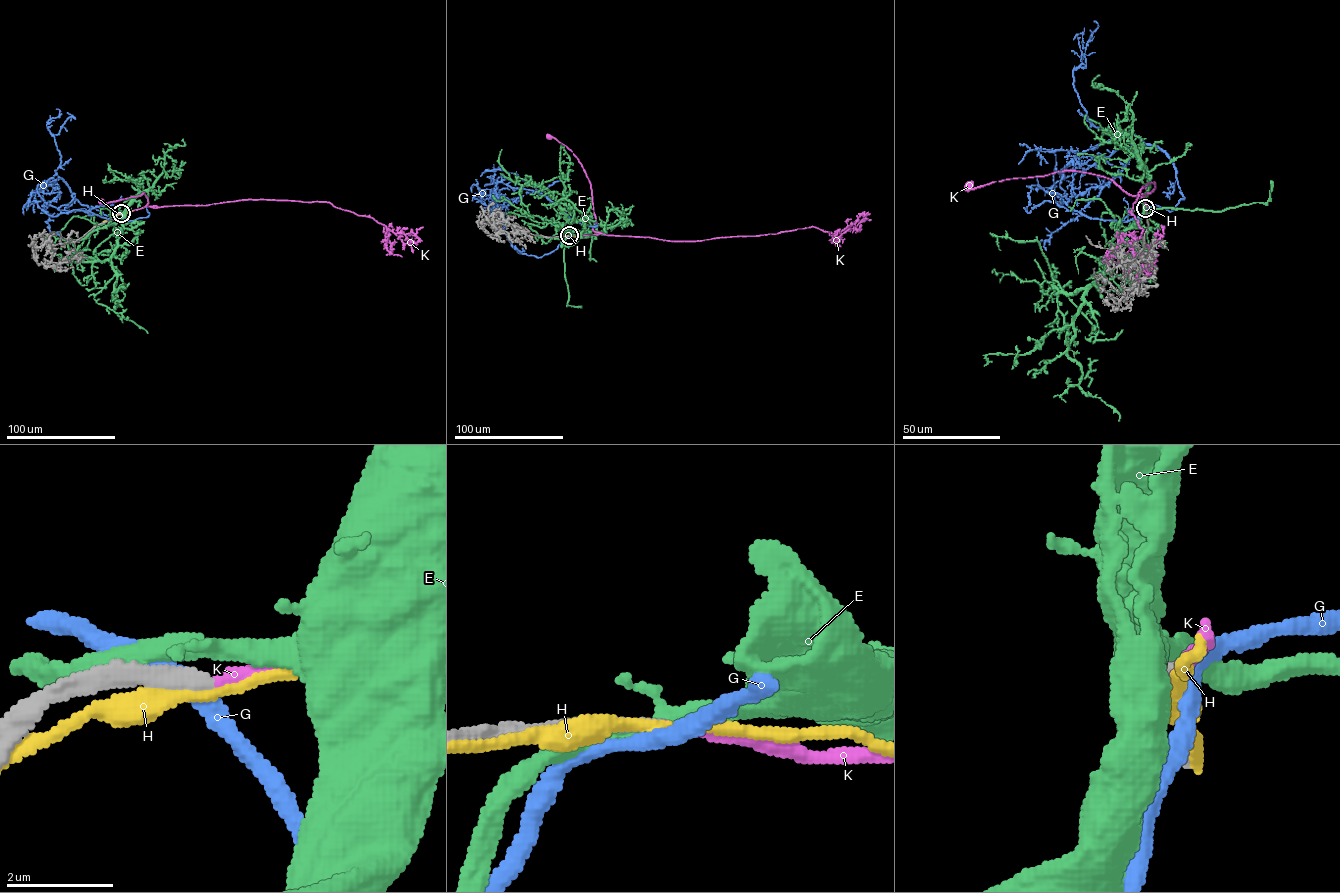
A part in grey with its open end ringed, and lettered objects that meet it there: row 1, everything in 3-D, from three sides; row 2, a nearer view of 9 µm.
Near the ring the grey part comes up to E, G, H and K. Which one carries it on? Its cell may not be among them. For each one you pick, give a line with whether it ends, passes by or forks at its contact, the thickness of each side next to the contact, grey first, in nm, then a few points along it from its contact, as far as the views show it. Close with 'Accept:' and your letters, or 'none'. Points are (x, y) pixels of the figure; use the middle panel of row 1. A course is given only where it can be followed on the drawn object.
K: it ends; calibres 240 and 200 nm; course (569, 236), (605, 234), (593, 229), (596, 218), (592, 190), (582, 165), (566, 146), (549, 137)
Accept: K

